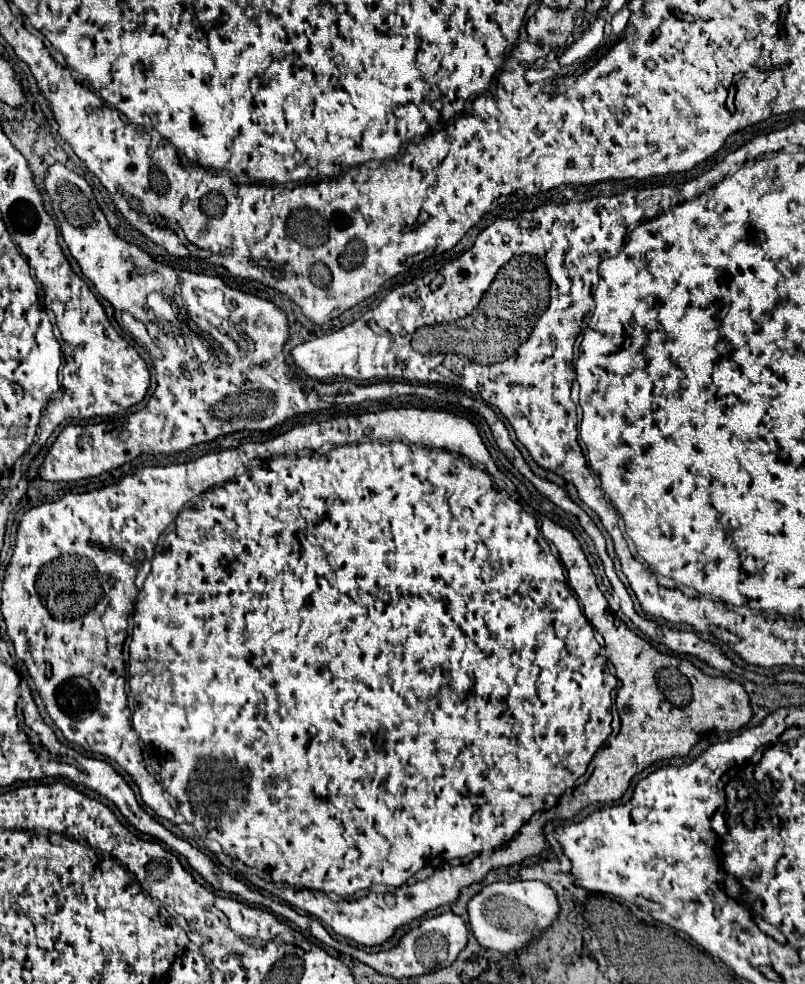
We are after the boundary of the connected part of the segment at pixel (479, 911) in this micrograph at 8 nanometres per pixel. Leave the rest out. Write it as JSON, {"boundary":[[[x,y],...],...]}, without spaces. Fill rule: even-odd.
{"boundary":[[[493,882],[469,902],[469,922],[481,946],[501,954],[521,952],[559,918],[561,906],[553,888],[543,882]]]}

